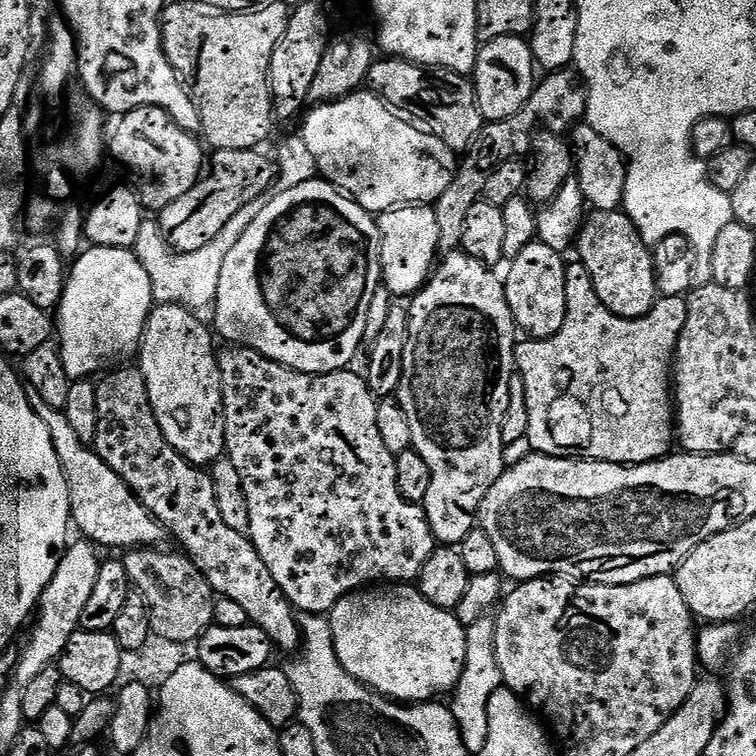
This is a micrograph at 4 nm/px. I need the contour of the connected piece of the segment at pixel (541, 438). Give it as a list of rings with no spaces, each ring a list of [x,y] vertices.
[[[579,262],[569,263],[567,265],[568,273],[566,274],[566,322],[562,326],[562,330],[558,330],[558,334],[547,336],[544,340],[535,338],[524,338],[516,345],[516,372],[524,380],[524,389],[526,390],[526,410],[528,411],[528,426],[526,429],[526,440],[528,436],[528,444],[533,453],[542,456],[563,456],[565,458],[575,458],[578,460],[605,460],[611,464],[648,464],[651,460],[663,460],[665,456],[669,455],[674,448],[674,357],[676,355],[676,347],[680,341],[682,330],[686,326],[688,318],[688,302],[683,295],[681,296],[664,296],[657,299],[653,308],[644,317],[638,317],[631,320],[630,318],[619,317],[618,314],[612,313],[599,300],[598,294],[595,293],[594,282],[591,281],[591,276],[584,268],[583,264]]]

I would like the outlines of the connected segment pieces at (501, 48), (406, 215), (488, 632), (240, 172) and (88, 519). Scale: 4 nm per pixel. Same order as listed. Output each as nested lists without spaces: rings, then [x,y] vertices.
[[[507,36],[481,43],[476,69],[470,73],[470,79],[476,87],[478,106],[485,121],[508,120],[521,112],[537,86],[536,72],[538,65],[532,57],[531,43],[525,37]]]
[[[428,206],[391,208],[389,212],[379,213],[378,223],[383,287],[387,288],[393,297],[411,298],[428,283],[441,255],[442,237],[438,230],[436,213]]]
[[[491,615],[483,616],[474,626],[466,629],[466,662],[460,680],[450,696],[450,707],[460,727],[462,742],[470,754],[478,754],[482,746],[486,746],[486,706],[490,702],[490,694],[502,686],[498,658],[494,654],[494,630],[496,621]]]
[[[247,148],[246,150],[213,151],[206,174],[178,202],[170,202],[163,212],[159,213],[160,233],[168,240],[168,245],[176,252],[193,252],[202,250],[216,235],[250,202],[261,199],[267,188],[276,183],[277,165],[270,155],[263,156],[263,151]]]
[[[28,388],[27,394],[34,414],[38,414],[38,418],[46,422],[46,430],[50,430],[54,454],[58,454],[58,462],[68,483],[72,503],[71,523],[80,527],[79,535],[101,549],[127,550],[163,545],[163,540],[166,540],[163,526],[148,513],[142,502],[138,502],[130,486],[126,486],[126,482],[122,482],[122,478],[118,478],[118,474],[114,474],[114,470],[102,462],[95,447],[84,444],[82,438],[78,438],[70,422],[66,422],[64,410],[54,410],[54,406],[50,406],[38,395],[38,390]]]

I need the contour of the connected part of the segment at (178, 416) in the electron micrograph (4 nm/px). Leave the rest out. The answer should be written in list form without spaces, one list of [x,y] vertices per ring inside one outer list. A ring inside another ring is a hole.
[[[161,304],[153,307],[144,327],[144,337],[138,349],[138,367],[142,378],[146,378],[146,390],[150,394],[150,406],[166,442],[186,458],[186,462],[197,468],[207,469],[221,459],[226,452],[226,426],[224,425],[224,399],[222,398],[222,378],[220,377],[220,357],[214,332],[199,320],[197,313],[182,304]]]

